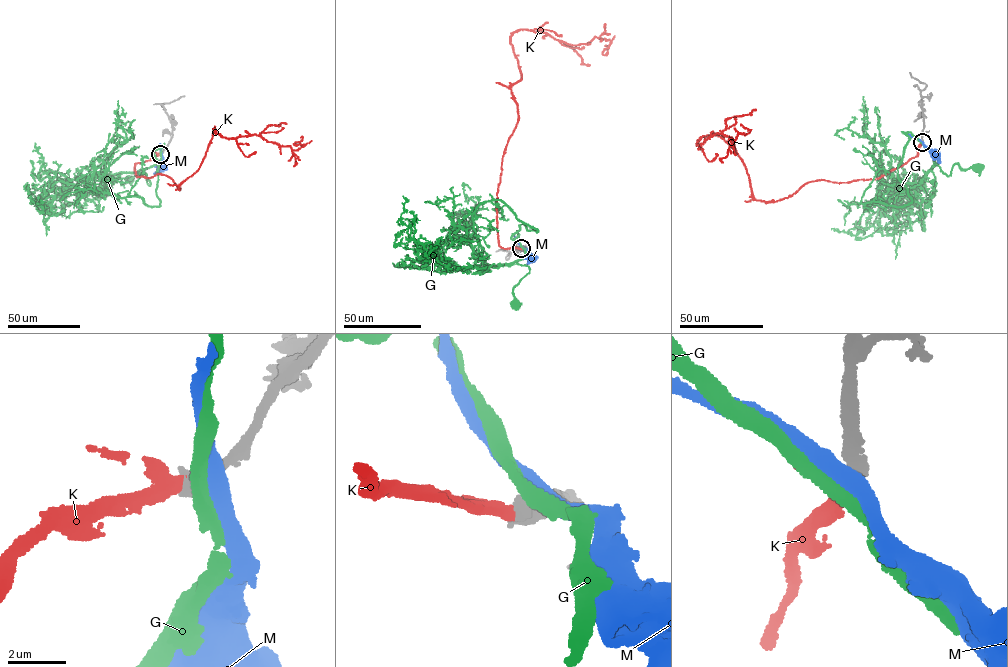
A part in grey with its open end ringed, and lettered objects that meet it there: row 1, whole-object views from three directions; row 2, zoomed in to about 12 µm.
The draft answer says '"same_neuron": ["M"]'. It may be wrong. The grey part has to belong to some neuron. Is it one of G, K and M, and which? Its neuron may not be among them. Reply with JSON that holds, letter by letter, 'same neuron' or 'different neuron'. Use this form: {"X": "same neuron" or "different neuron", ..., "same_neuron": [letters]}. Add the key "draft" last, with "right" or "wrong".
{"G": "different neuron", "K": "same neuron", "M": "different neuron", "same_neuron": ["K"], "draft": "wrong"}

